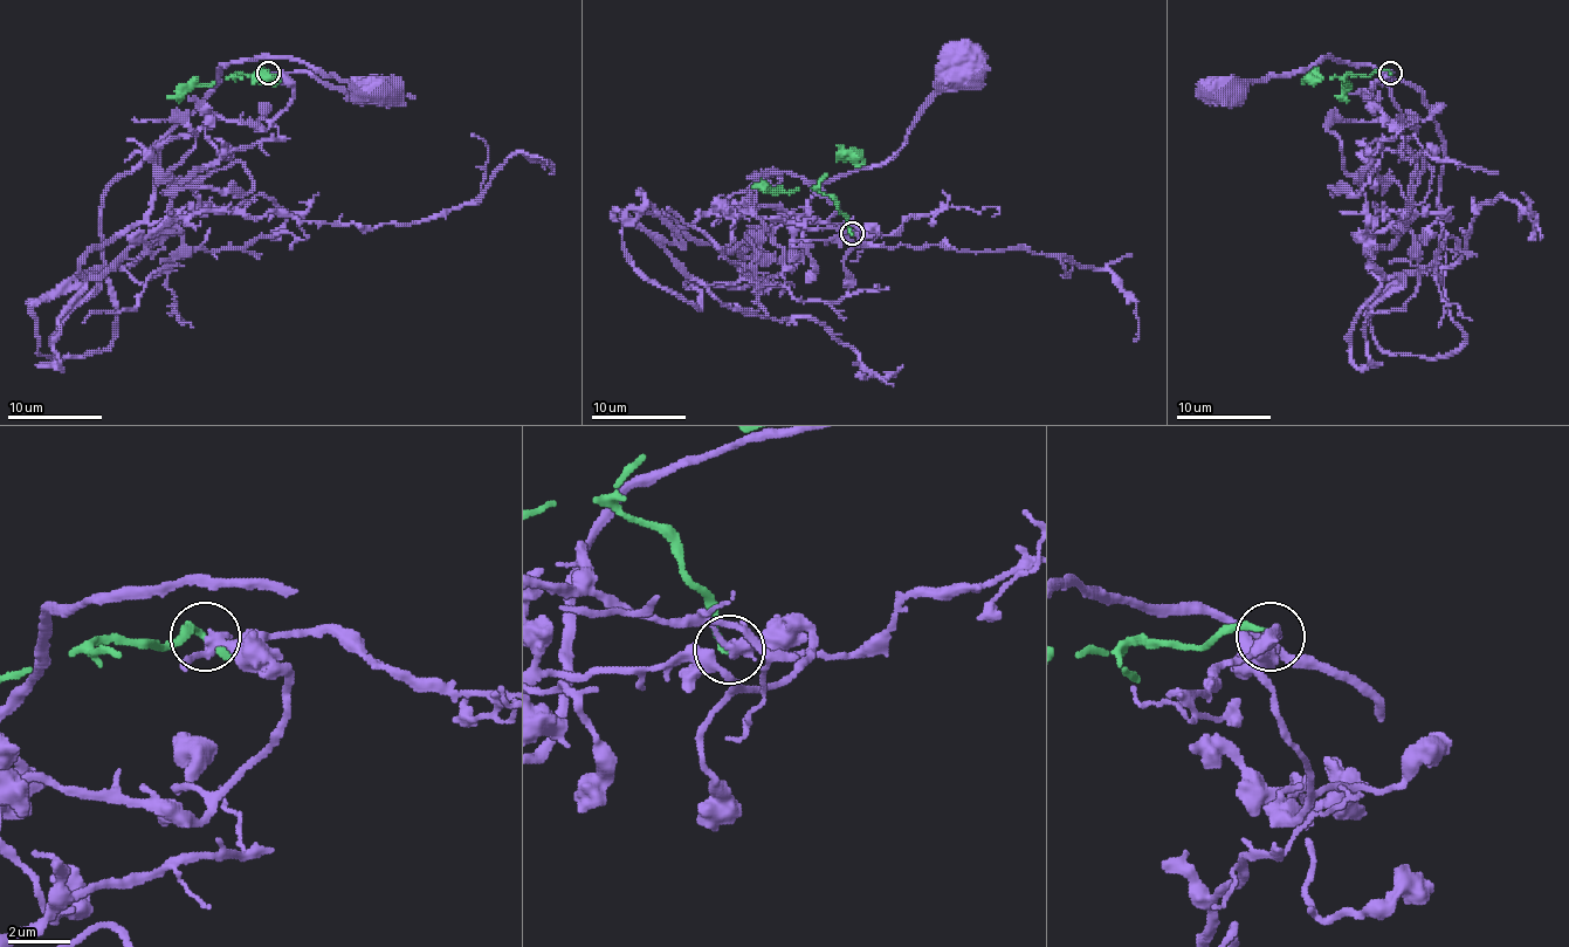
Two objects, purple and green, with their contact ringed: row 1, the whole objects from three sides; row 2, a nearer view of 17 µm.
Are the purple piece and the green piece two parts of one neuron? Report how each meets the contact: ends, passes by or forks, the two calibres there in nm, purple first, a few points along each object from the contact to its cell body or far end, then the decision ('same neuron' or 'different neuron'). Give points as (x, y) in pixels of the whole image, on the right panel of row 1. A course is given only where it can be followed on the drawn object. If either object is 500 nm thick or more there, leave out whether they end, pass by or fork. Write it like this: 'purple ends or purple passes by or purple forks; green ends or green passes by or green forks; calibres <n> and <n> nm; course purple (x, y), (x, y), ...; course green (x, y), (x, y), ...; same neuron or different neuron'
purple passes by; green ends; calibres 320 and 200 nm; course purple (1389, 73), (1415, 178), (1366, 308), (1384, 350), (1443, 357), (1424, 96), (1328, 59), (1222, 96); course green (1389, 73), (1375, 70), (1368, 77), (1351, 75), (1344, 80), (1349, 87), (1342, 98); different neuron

